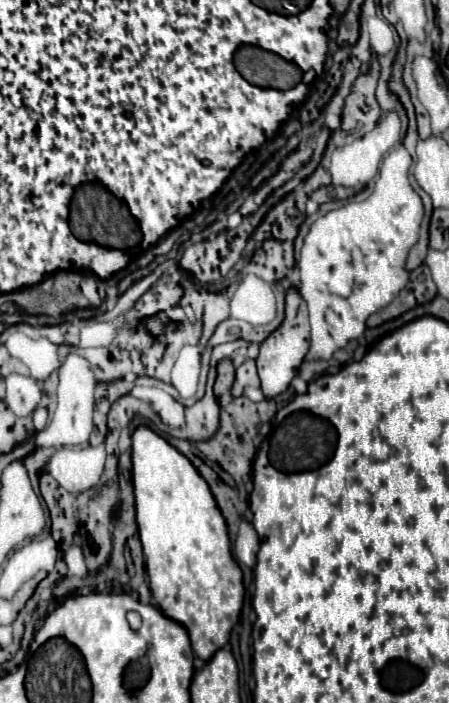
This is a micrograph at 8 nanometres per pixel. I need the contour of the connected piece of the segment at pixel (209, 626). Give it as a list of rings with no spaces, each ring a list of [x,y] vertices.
[[[138,427],[132,435],[132,481],[136,493],[136,521],[146,555],[152,597],[168,619],[186,627],[194,653],[202,661],[210,661],[216,649],[222,649],[228,643],[230,631],[240,619],[244,599],[242,569],[232,557],[226,521],[208,483],[200,477],[194,465],[148,427]]]

